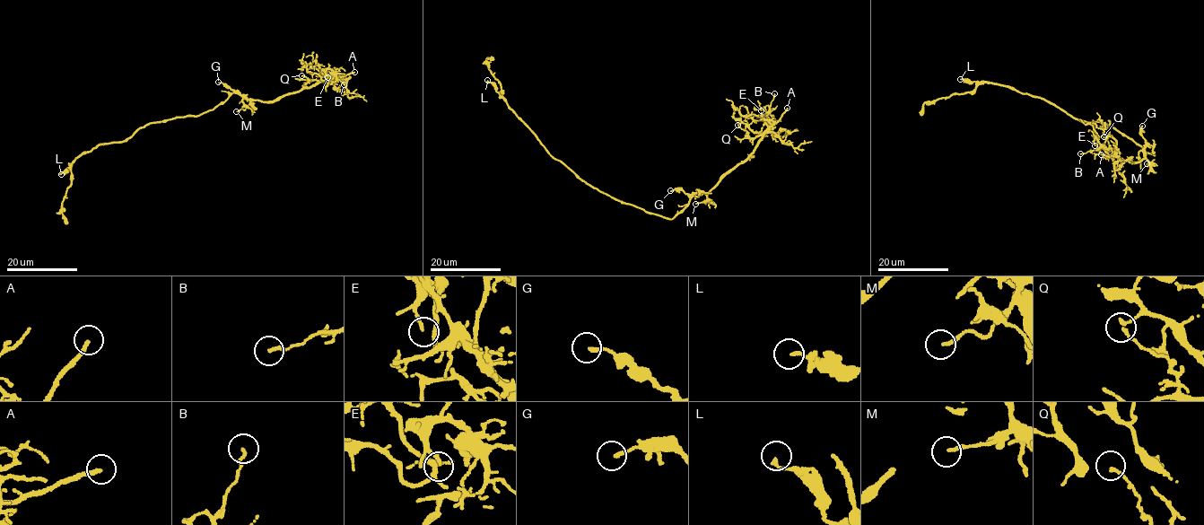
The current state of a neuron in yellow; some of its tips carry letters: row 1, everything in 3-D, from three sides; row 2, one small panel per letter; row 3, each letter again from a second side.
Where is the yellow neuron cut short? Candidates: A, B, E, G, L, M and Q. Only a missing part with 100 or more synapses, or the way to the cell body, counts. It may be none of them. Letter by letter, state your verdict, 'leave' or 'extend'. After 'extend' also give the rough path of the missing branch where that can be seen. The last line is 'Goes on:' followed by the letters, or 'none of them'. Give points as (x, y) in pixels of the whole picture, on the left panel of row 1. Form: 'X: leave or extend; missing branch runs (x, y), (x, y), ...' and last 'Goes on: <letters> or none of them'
A: extend
B: leave
E: leave
G: leave
L: leave
M: leave
Q: leave
Goes on: A

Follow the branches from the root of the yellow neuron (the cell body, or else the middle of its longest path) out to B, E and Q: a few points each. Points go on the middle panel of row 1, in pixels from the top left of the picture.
B: (629, 204), (673, 219), (693, 195), (711, 190), (752, 153), (767, 127), (768, 111), (774, 93)
E: (629, 204), (673, 219), (693, 195), (708, 192), (747, 160), (767, 127), (766, 111), (757, 108), (761, 110)
Q: (629, 204), (673, 219), (693, 195), (708, 192), (726, 174), (747, 160), (761, 135), (749, 137), (737, 125)

